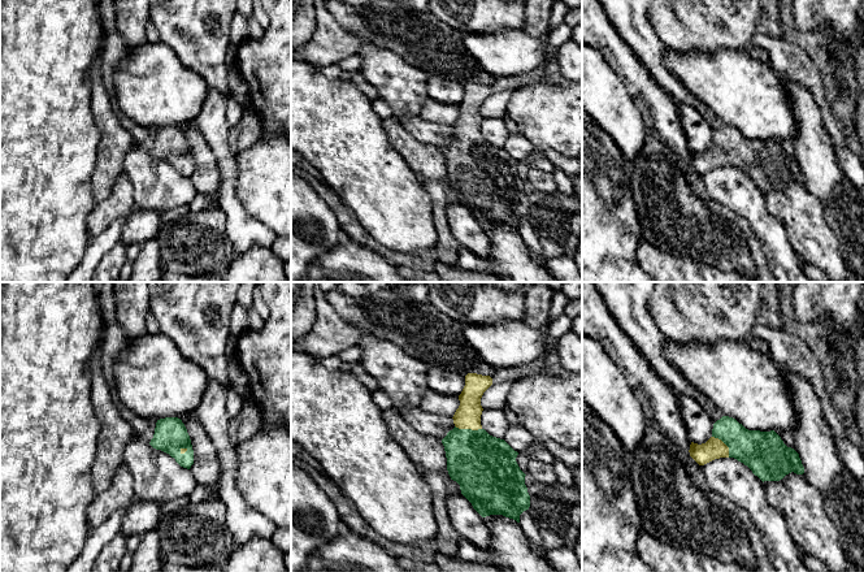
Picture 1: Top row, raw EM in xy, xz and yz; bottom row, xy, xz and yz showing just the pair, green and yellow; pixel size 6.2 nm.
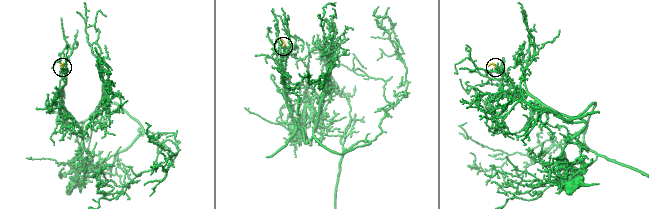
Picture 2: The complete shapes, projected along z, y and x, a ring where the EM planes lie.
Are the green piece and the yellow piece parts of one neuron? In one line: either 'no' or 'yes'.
yes

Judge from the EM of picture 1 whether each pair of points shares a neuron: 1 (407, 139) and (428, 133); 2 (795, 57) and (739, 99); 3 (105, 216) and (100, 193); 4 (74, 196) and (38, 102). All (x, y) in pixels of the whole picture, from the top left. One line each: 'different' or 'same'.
1: different
2: different
3: different
4: same

